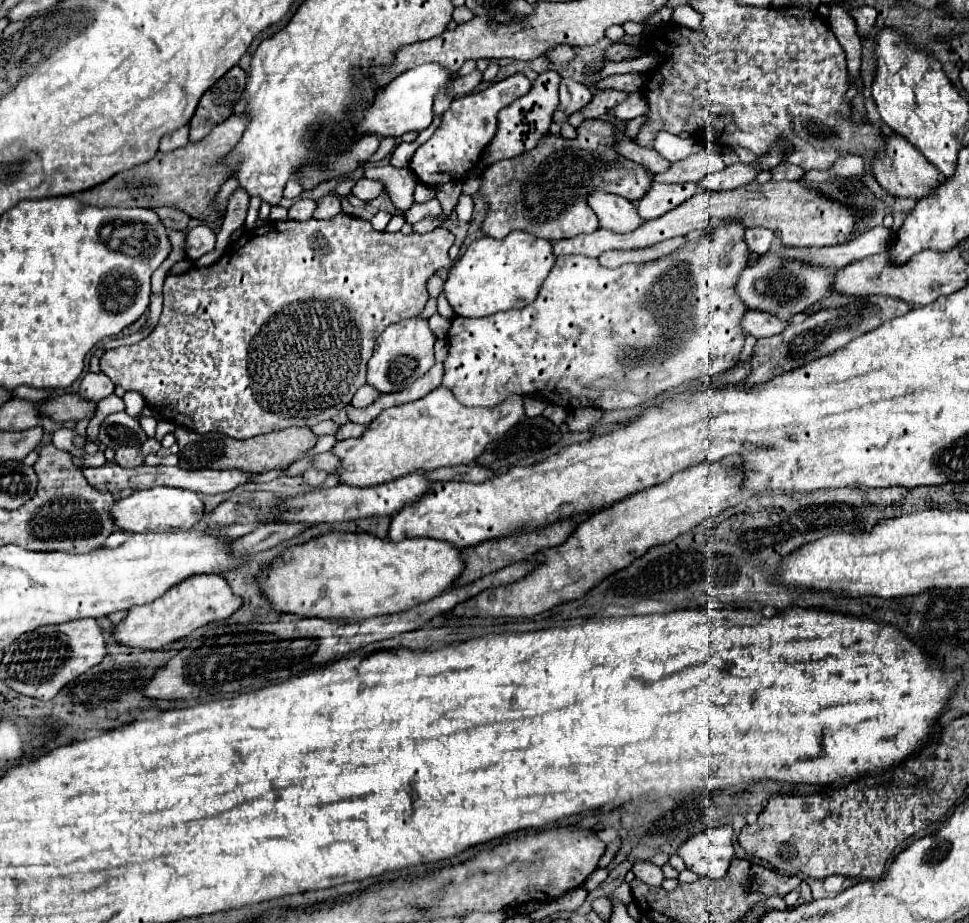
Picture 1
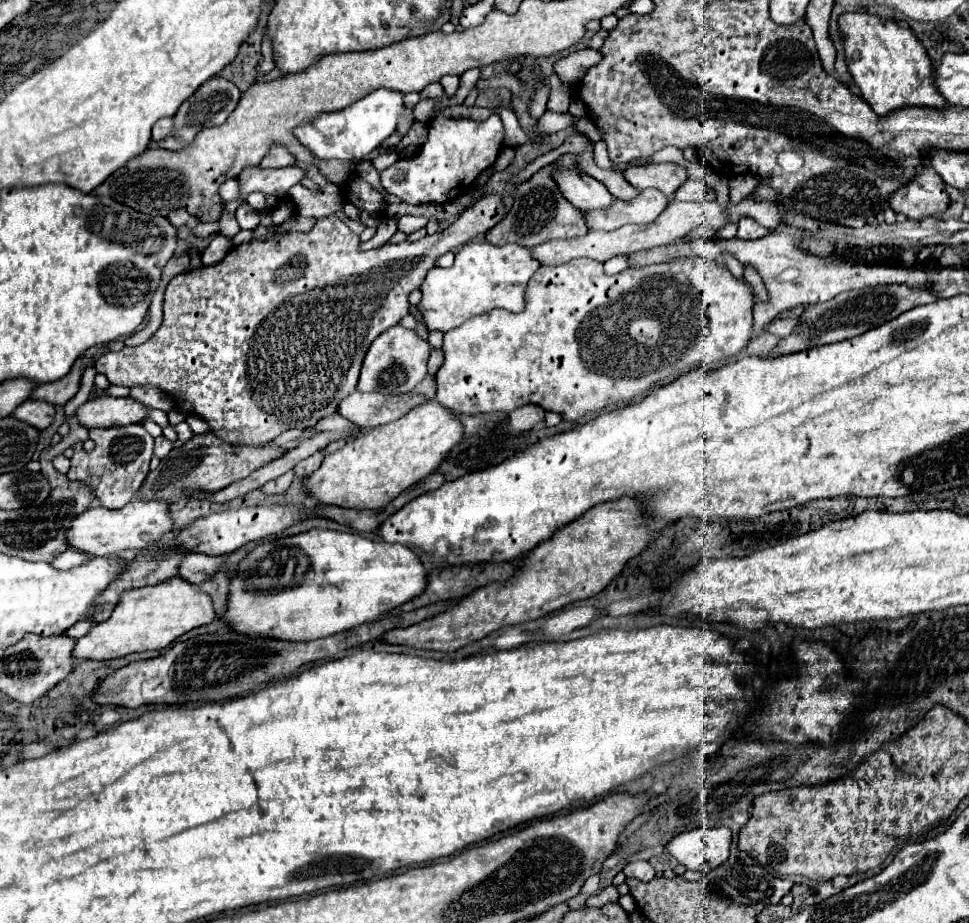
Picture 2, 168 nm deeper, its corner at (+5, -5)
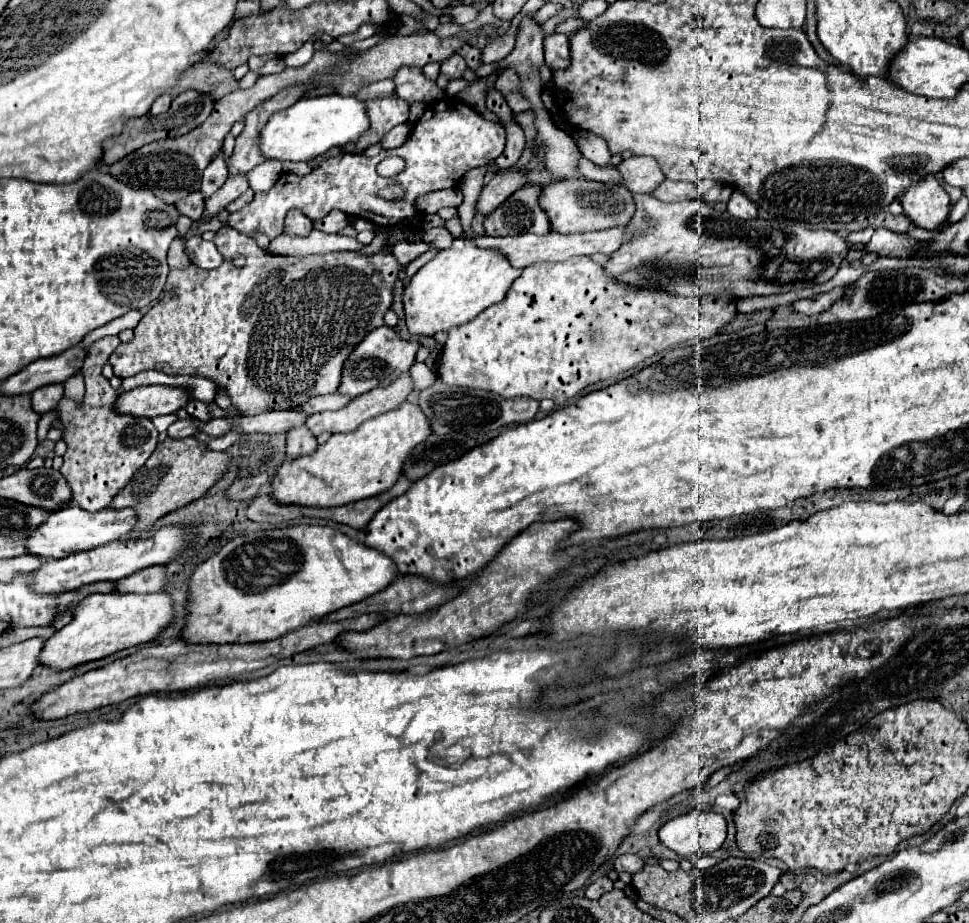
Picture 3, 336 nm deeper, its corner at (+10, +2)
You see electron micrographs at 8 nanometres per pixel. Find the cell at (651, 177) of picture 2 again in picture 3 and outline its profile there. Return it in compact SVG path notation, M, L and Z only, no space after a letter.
M647 156L627 158L617 166L617 170L621 174L621 182L633 194L643 194L643 192L649 194L665 180L663 172L659 170L659 164Z

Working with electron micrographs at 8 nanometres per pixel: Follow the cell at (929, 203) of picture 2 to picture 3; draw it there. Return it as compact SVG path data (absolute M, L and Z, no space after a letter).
M935 176L913 184L905 194L897 198L909 216L909 220L925 230L937 230L947 224L949 216L949 194L937 182Z

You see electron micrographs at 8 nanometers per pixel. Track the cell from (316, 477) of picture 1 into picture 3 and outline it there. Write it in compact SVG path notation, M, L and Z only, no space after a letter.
M305 424L295 426L287 432L287 454L289 456L309 454L315 448L317 448L317 440L315 440L315 436L311 436L311 432Z

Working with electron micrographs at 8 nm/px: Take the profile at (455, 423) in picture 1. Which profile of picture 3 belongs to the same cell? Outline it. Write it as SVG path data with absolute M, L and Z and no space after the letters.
M405 402L397 410L381 414L363 422L355 432L331 434L331 438L317 446L313 454L295 460L285 458L271 478L271 496L279 504L299 504L333 508L345 506L363 498L377 496L389 490L401 476L401 466L411 448L431 434L429 420L415 402Z

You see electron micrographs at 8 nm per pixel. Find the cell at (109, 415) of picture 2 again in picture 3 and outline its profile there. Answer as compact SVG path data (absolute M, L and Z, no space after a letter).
M141 386L129 392L121 392L115 404L117 412L127 412L131 416L155 418L161 414L175 414L185 408L193 396L187 390L173 386Z

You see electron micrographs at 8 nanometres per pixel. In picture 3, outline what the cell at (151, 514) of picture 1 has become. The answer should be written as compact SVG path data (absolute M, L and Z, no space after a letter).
M69 504L69 506L63 506L55 512L51 512L49 518L39 528L35 528L35 532L31 532L31 536L27 538L27 554L39 556L43 560L63 558L69 554L93 550L93 548L105 546L109 542L115 542L121 536L129 534L133 528L135 528L135 510L131 510L131 508L123 508L123 510L105 508L99 512L85 512L85 510Z

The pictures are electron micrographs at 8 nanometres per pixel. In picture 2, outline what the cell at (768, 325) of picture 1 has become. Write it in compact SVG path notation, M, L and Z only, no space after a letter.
M772 319L766 327L764 327L764 331L766 333L770 333L770 335L774 335L774 337L786 337L786 335L790 335L792 333L792 329L796 327L796 319Z

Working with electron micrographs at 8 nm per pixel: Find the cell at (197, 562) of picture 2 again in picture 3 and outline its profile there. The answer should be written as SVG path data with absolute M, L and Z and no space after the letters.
M149 566L115 582L115 592L159 592L163 588L163 566Z

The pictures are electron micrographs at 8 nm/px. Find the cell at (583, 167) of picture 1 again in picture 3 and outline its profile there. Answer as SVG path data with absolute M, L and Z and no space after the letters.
M523 186L511 194L495 212L485 216L485 232L489 236L519 236L525 232L531 234L549 234L547 214L539 206L541 186Z

